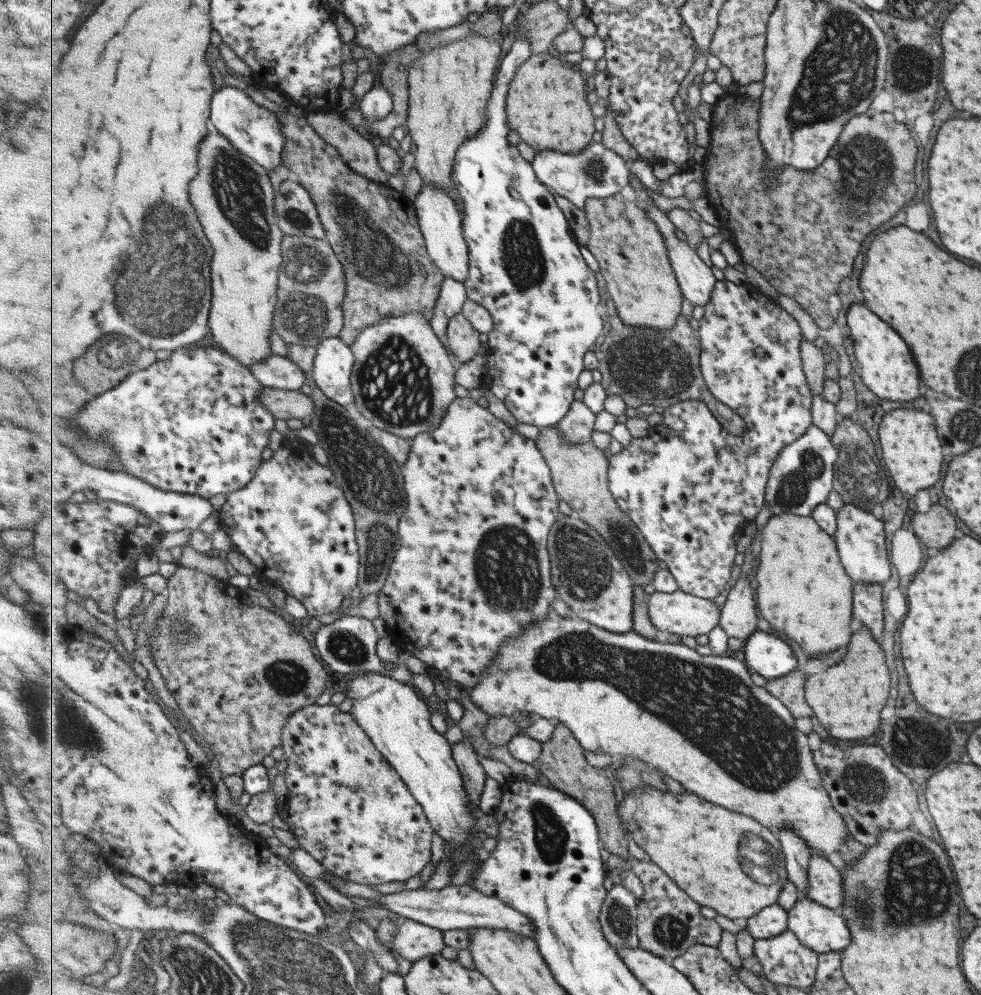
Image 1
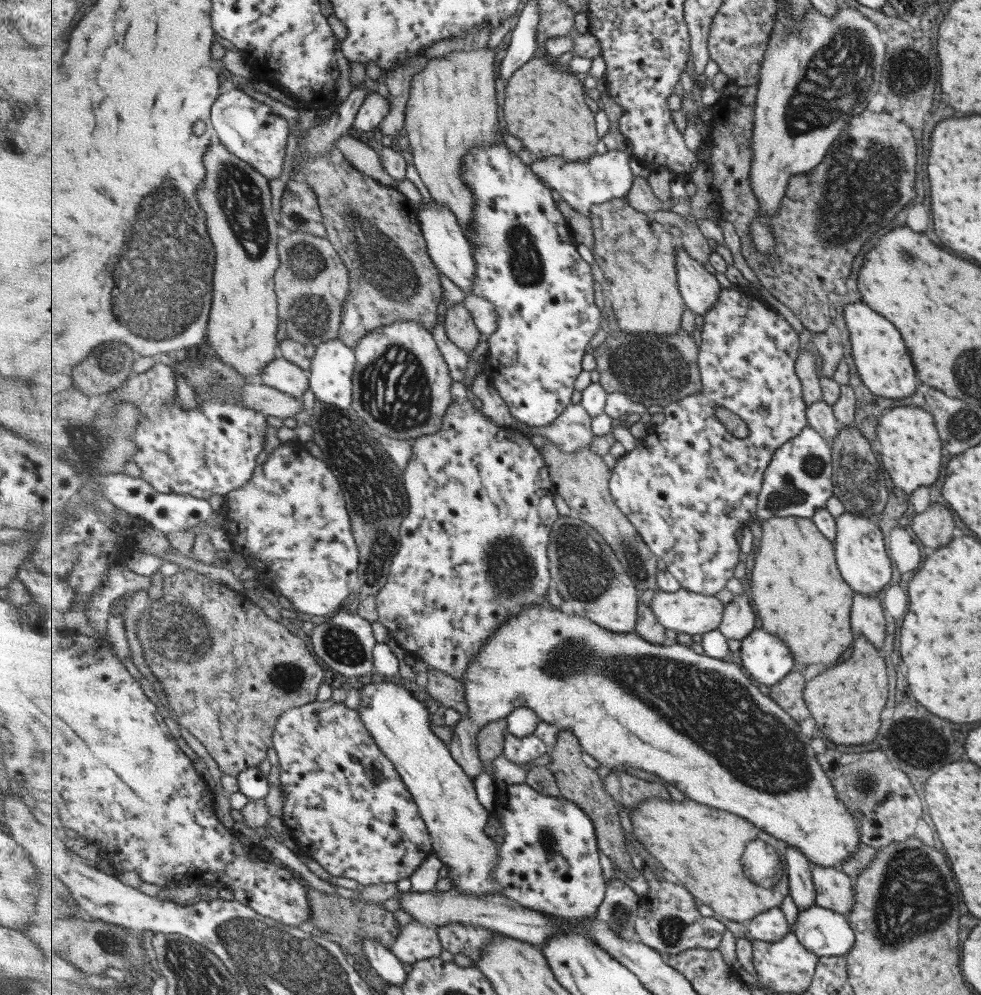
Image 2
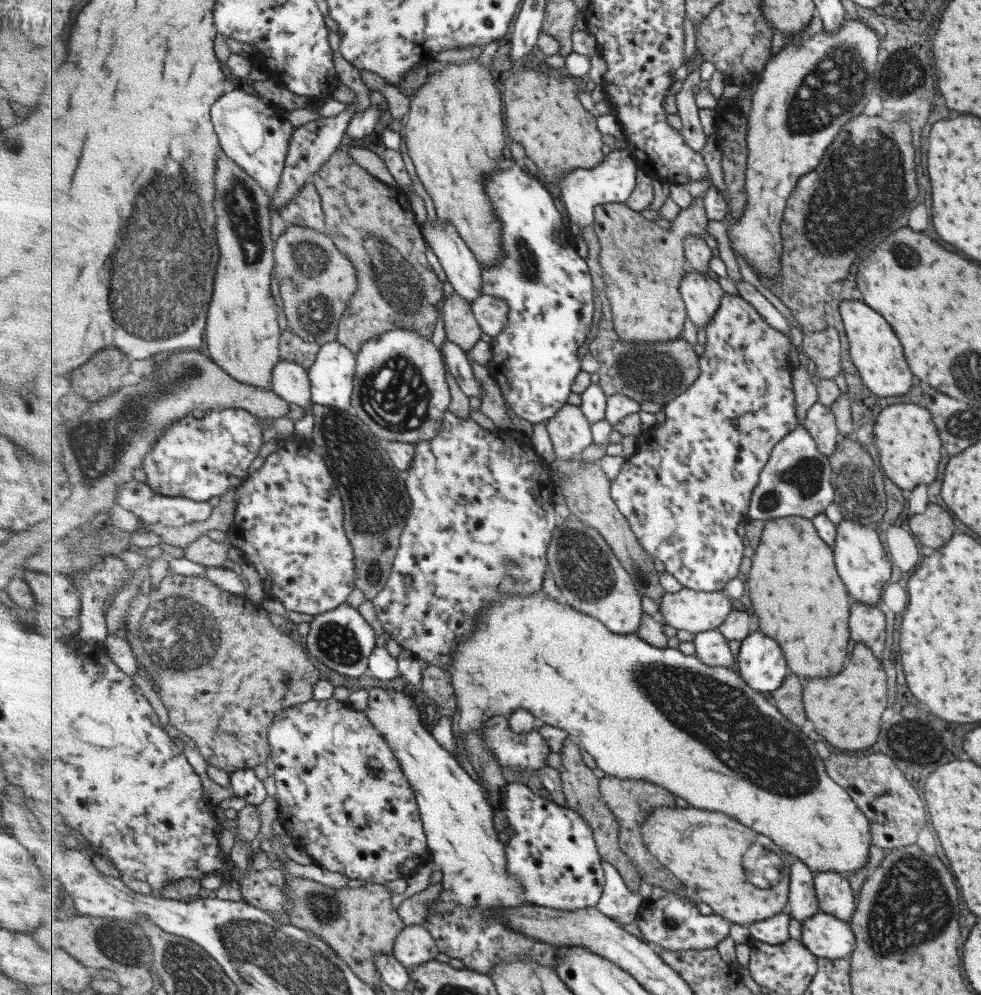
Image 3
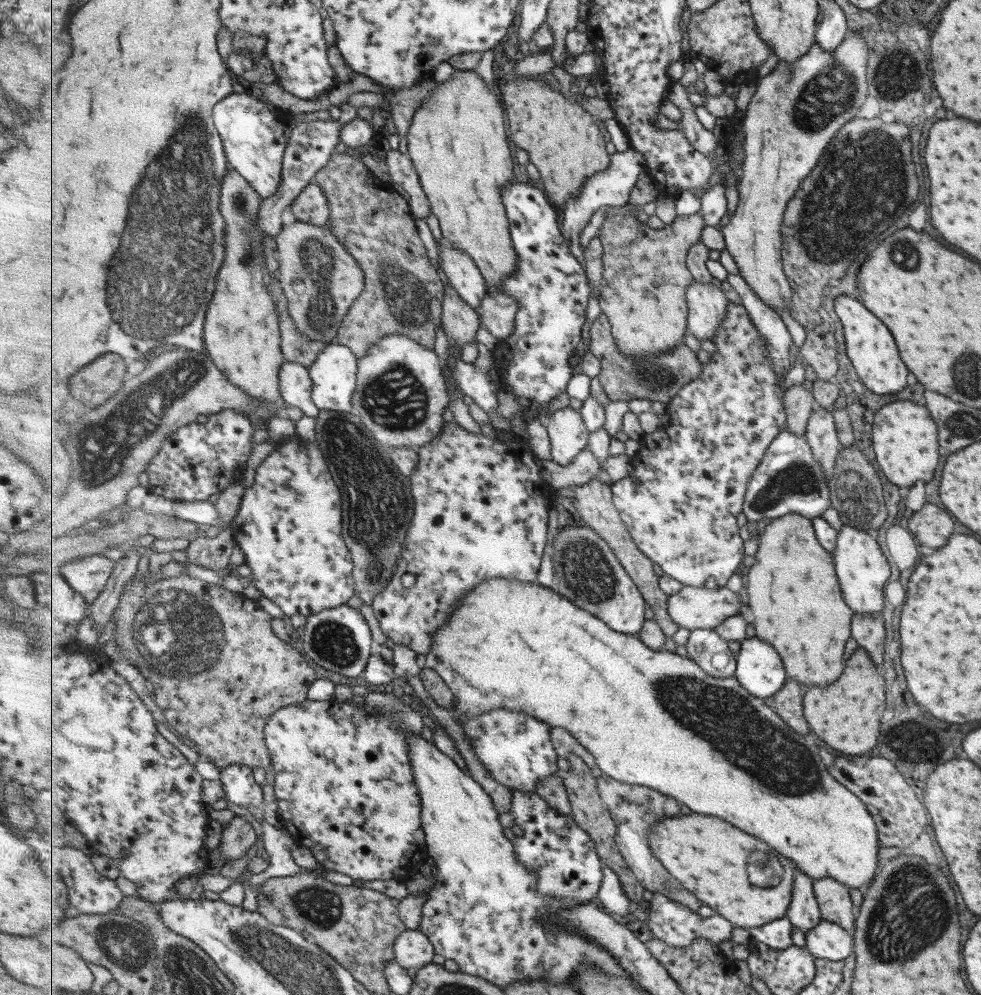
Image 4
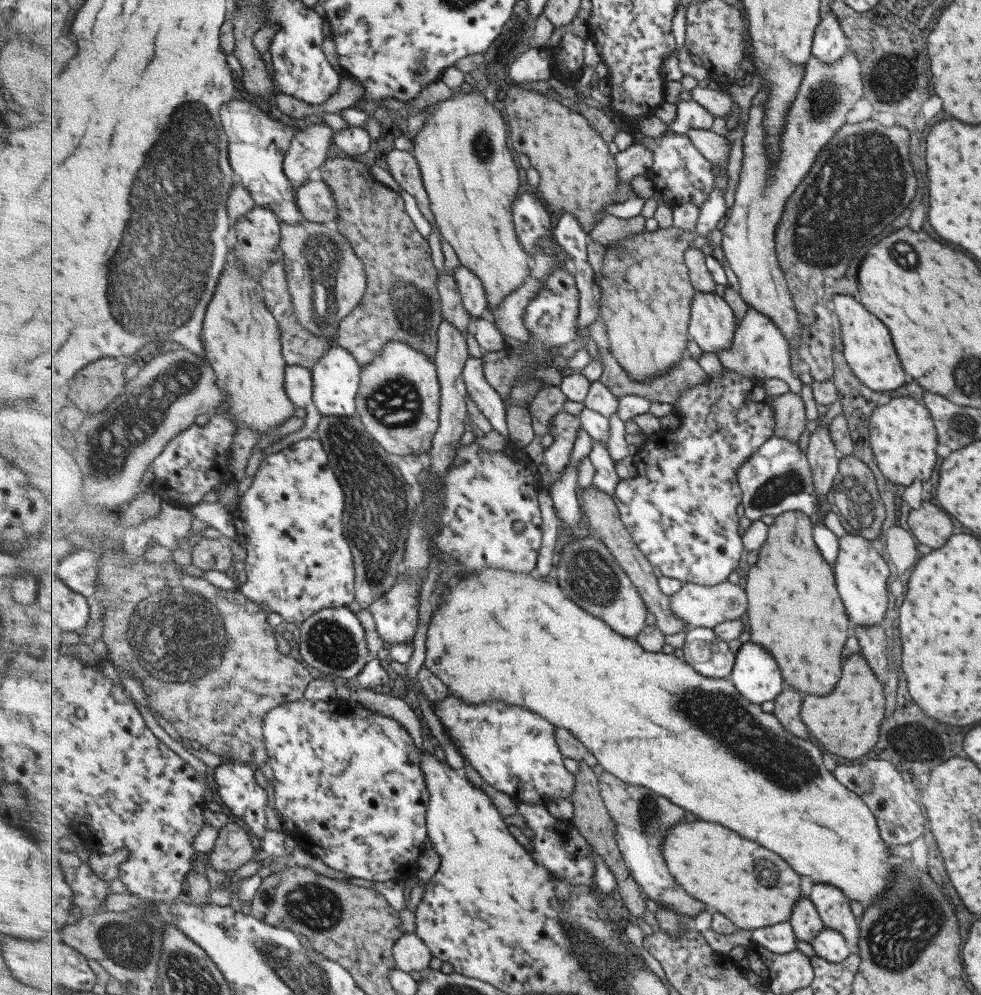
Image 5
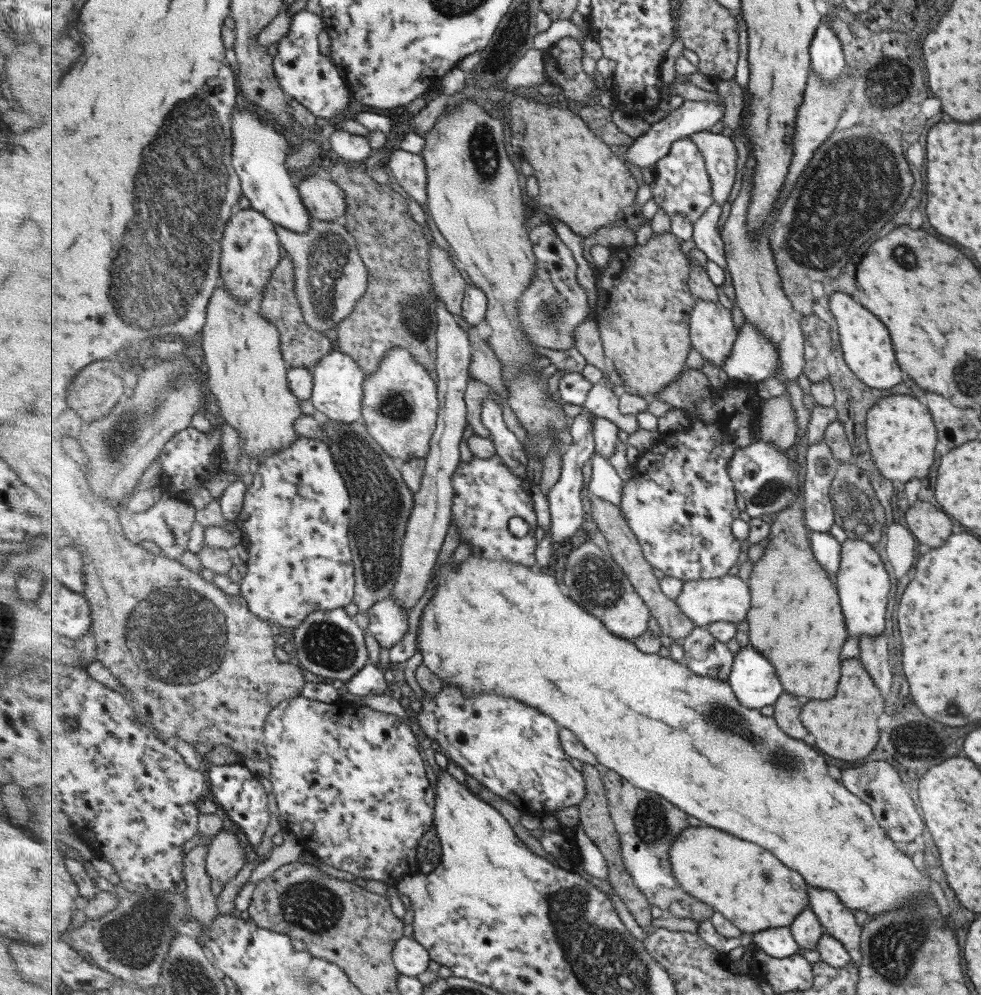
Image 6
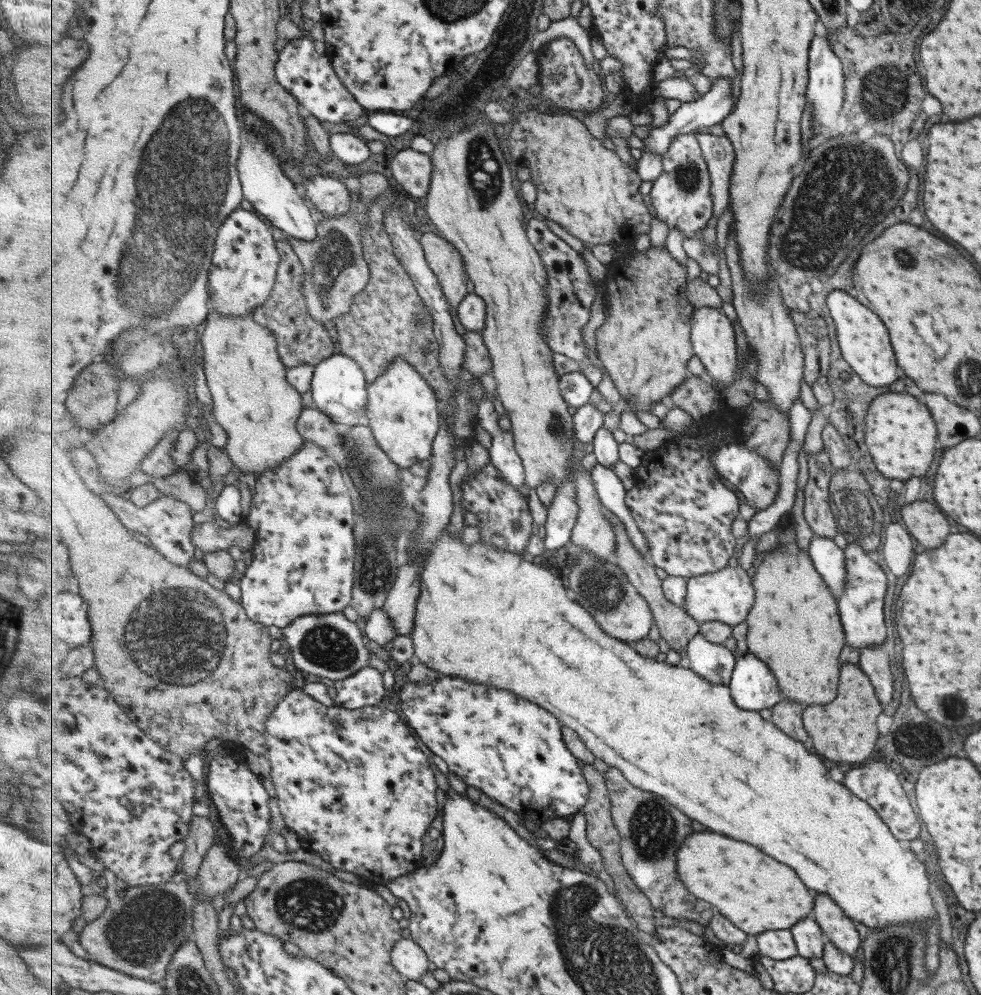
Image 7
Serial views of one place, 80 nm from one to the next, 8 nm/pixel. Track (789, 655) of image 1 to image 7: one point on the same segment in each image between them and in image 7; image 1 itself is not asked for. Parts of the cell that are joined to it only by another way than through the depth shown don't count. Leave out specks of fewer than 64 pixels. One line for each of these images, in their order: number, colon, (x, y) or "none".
2: (768, 659)
3: (761, 662)
4: (760, 669)
5: (757, 675)
6: (755, 681)
7: (754, 687)

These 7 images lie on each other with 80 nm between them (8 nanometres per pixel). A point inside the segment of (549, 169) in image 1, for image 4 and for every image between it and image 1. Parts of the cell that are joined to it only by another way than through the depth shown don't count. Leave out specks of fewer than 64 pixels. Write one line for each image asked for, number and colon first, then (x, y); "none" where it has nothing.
2: (609, 175)
3: (614, 180)
4: (613, 188)

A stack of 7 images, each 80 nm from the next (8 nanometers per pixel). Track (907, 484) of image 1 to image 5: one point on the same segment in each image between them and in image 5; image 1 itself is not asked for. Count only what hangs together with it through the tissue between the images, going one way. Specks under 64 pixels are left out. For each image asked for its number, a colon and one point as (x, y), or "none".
2: (909, 448)
3: (907, 441)
4: (904, 442)
5: (901, 435)

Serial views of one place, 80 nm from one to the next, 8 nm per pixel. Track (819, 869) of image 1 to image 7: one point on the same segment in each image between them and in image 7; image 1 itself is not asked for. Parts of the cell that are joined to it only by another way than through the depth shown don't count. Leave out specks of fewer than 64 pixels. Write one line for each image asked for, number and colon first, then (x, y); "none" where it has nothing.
2: (832, 889)
3: (833, 894)
4: (834, 905)
5: (831, 905)
6: (835, 919)
7: (839, 929)

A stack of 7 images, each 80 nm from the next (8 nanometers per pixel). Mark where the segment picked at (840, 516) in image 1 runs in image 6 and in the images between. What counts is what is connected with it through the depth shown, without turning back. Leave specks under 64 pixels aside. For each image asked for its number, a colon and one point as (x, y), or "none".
2: (864, 565)
3: (863, 567)
4: (861, 568)
5: (860, 573)
6: (861, 577)

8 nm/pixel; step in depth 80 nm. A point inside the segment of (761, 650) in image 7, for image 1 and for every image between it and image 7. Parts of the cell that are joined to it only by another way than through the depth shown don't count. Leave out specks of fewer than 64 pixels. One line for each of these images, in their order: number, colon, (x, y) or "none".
1: (797, 597)
2: (804, 600)
3: (801, 601)
4: (793, 591)
5: (795, 610)
6: (795, 619)

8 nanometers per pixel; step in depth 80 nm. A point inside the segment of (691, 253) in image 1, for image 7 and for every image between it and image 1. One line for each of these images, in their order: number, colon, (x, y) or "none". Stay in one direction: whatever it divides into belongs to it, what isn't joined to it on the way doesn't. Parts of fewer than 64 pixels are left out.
2: (701, 290)
3: (703, 295)
4: (708, 306)
5: (713, 325)
6: (713, 332)
7: (714, 340)

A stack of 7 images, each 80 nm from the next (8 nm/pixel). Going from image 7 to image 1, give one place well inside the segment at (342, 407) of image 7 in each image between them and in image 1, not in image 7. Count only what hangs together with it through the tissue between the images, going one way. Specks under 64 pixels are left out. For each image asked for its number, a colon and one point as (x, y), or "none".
1: (334, 364)
2: (331, 377)
3: (333, 375)
4: (335, 373)
5: (337, 376)
6: (339, 382)

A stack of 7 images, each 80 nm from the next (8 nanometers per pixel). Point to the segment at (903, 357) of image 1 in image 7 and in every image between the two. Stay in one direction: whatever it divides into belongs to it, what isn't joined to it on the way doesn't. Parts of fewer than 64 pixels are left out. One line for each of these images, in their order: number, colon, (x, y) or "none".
2: (882, 364)
3: (876, 354)
4: (869, 347)
5: (867, 350)
6: (865, 348)
7: (864, 345)

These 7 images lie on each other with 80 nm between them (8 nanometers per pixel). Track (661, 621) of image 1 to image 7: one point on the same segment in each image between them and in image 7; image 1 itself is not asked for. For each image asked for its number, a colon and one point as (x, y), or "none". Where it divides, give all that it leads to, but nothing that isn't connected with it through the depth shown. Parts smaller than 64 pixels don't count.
2: (685, 611)
3: (694, 611)
4: (693, 608)
5: (701, 606)
6: (729, 599)
7: (728, 595)

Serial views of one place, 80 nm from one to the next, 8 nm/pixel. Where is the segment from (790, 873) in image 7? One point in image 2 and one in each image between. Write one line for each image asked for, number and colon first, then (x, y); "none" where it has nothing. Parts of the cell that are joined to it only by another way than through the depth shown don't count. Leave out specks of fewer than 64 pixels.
2: (705, 848)
3: (709, 852)
4: (716, 861)
5: (714, 864)
6: (752, 887)

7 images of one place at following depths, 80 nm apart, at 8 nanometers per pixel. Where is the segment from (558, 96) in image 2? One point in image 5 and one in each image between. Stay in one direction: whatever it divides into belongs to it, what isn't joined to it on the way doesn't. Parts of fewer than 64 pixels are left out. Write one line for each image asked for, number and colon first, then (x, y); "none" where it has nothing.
3: (544, 114)
4: (563, 140)
5: (578, 175)

